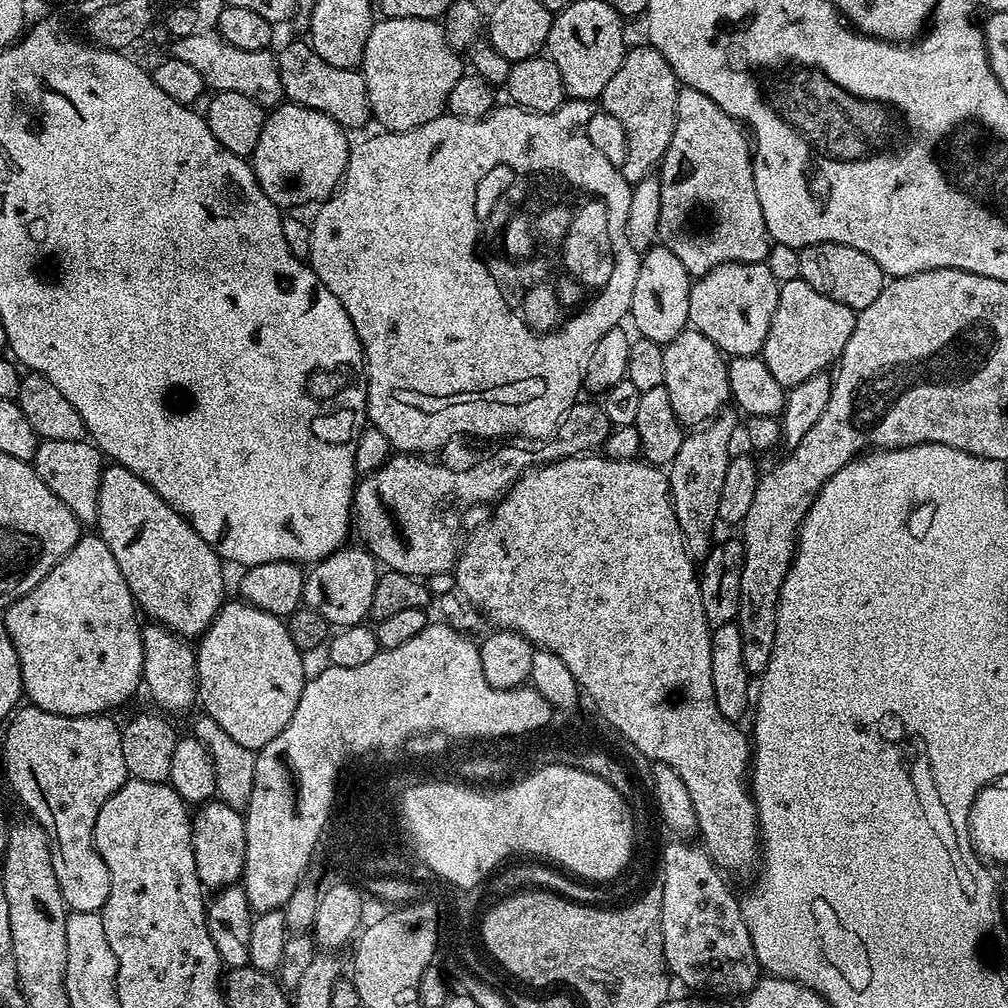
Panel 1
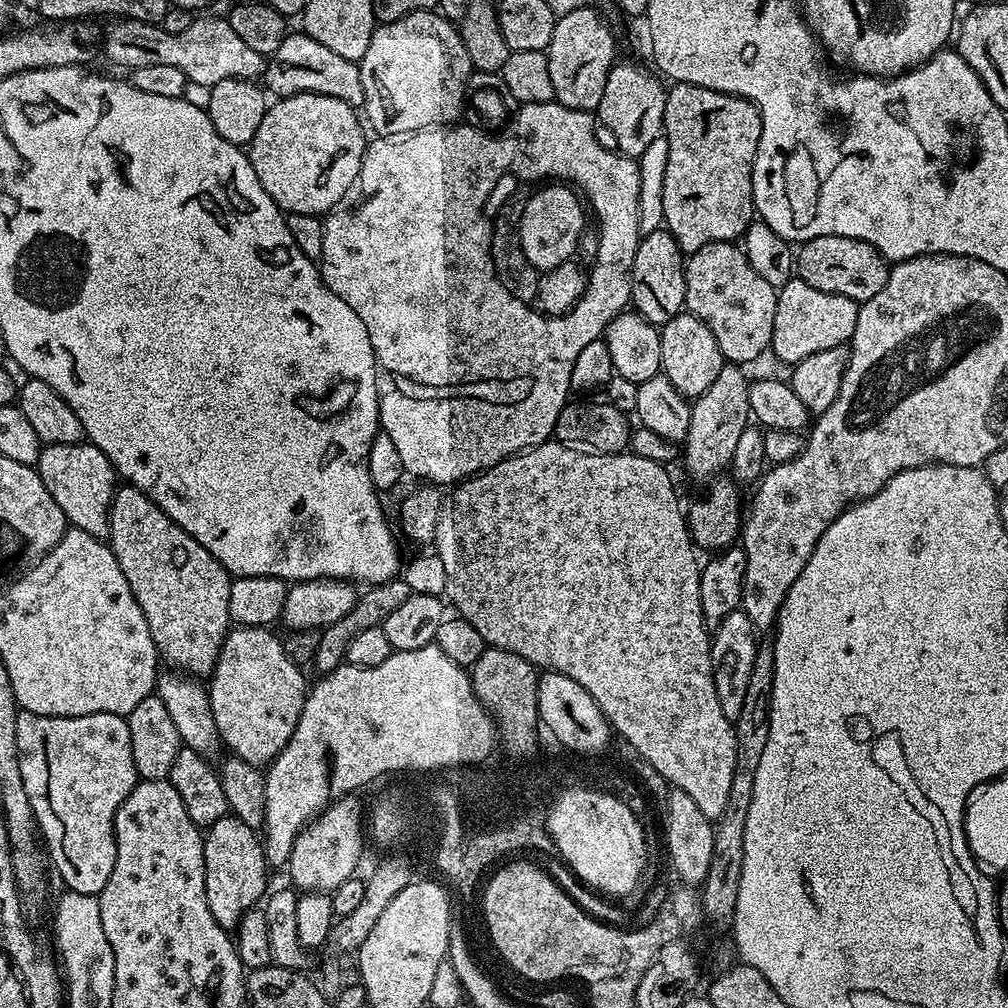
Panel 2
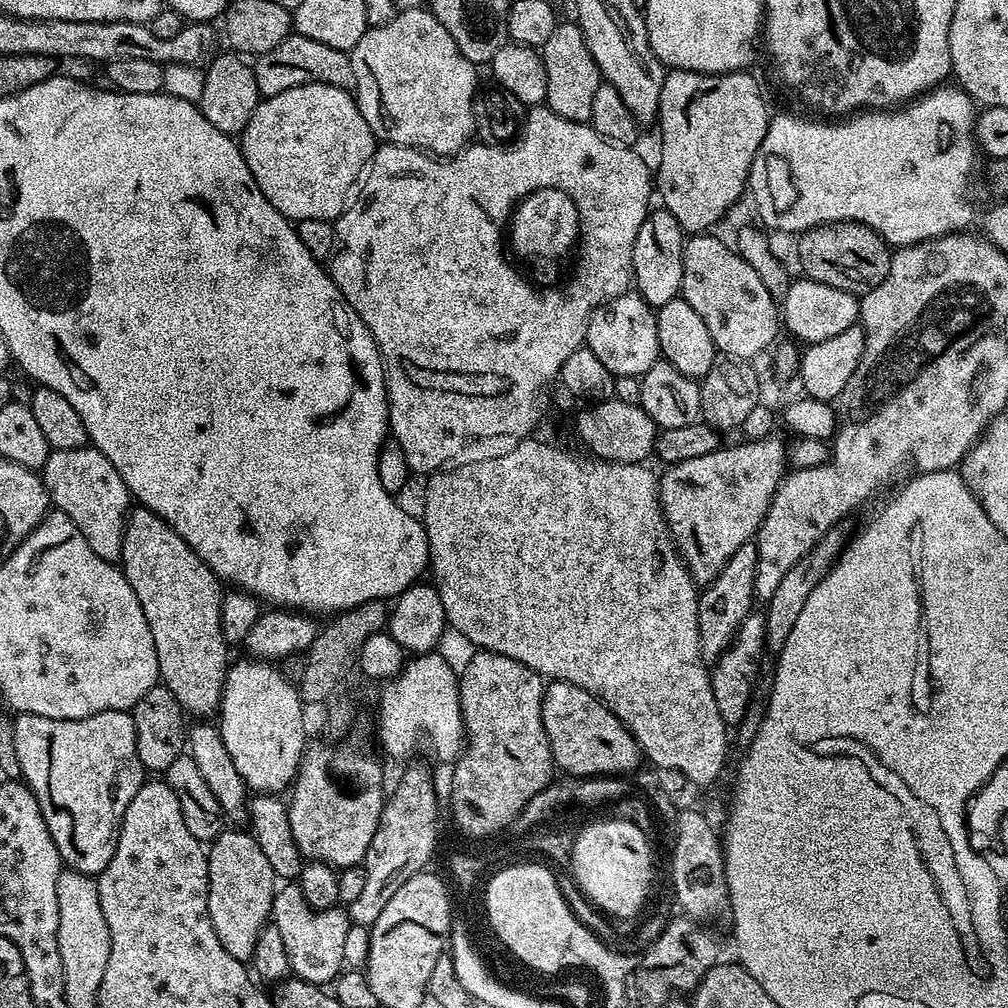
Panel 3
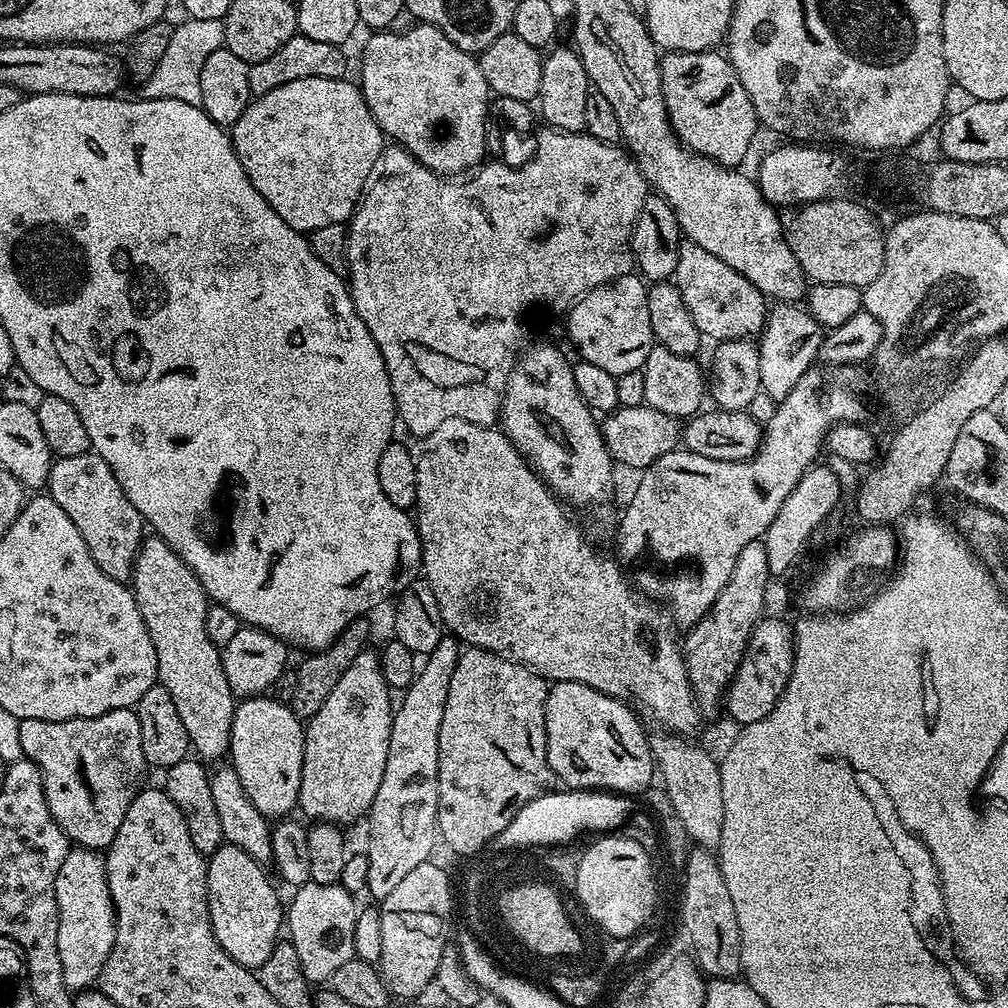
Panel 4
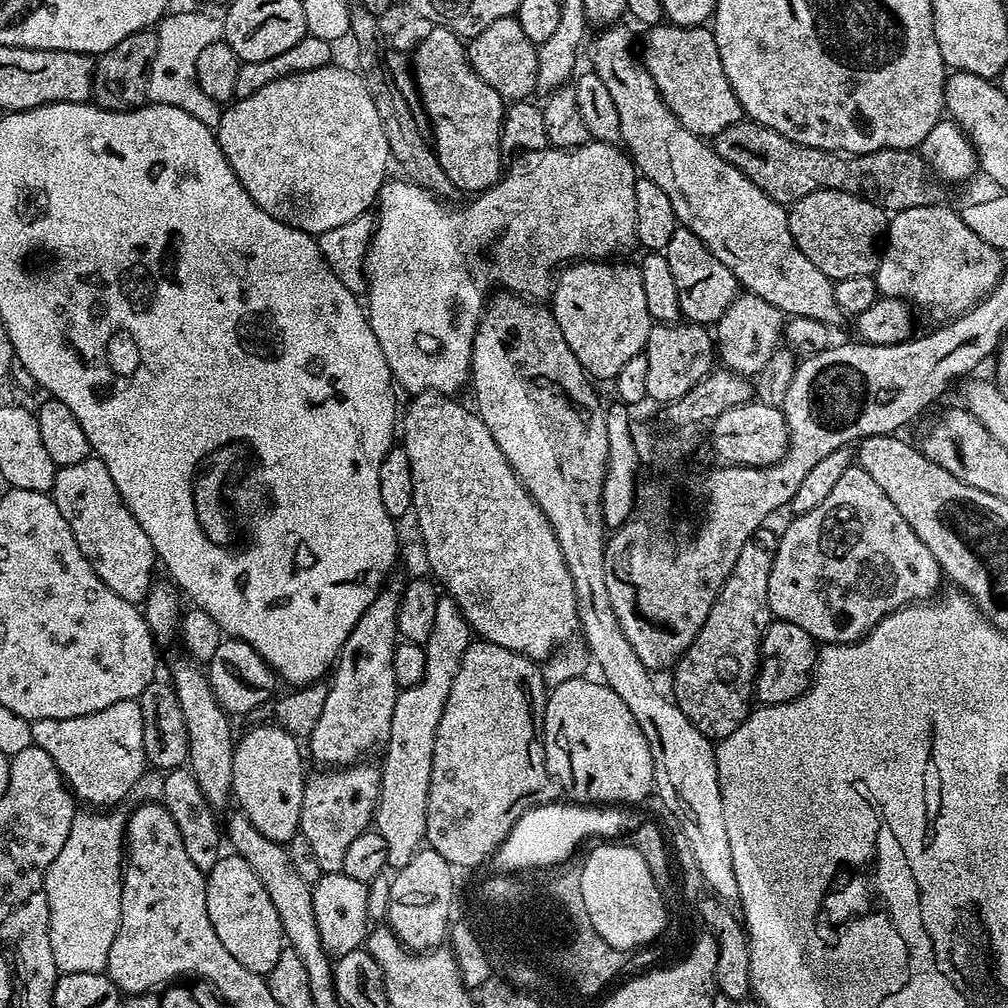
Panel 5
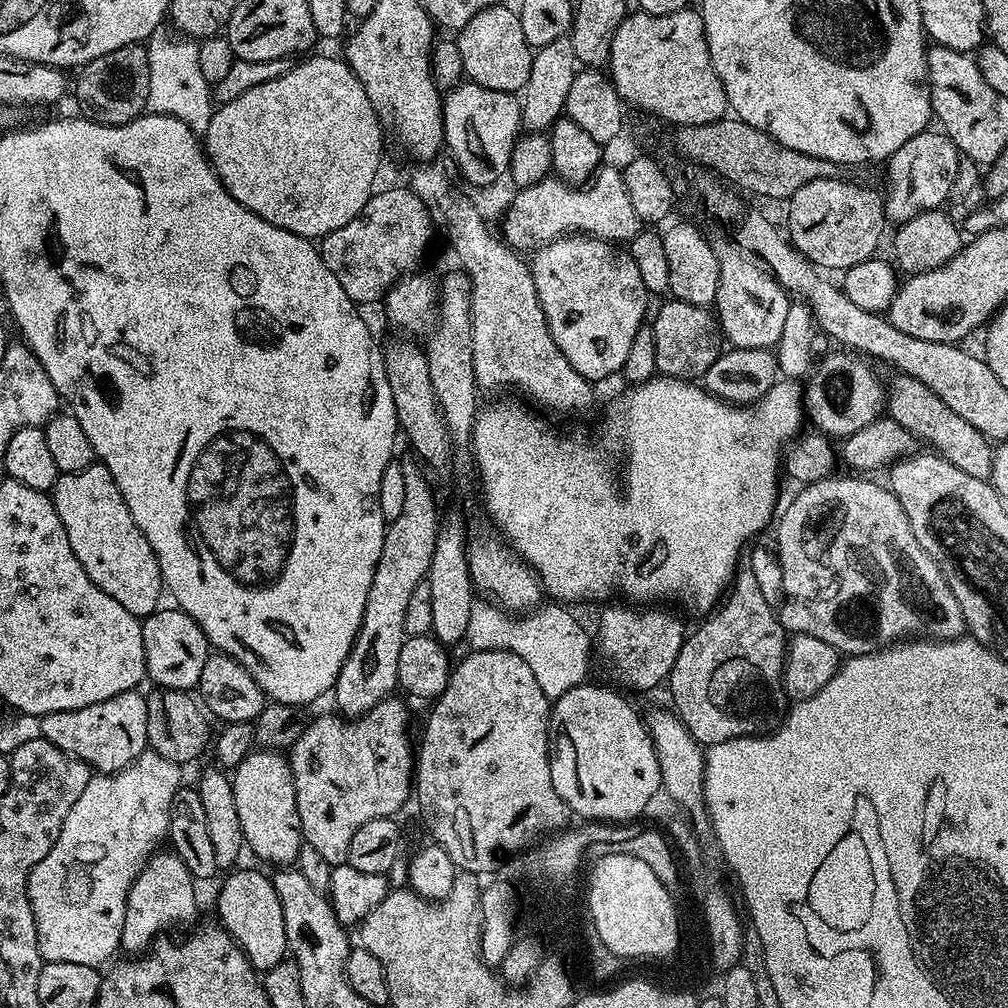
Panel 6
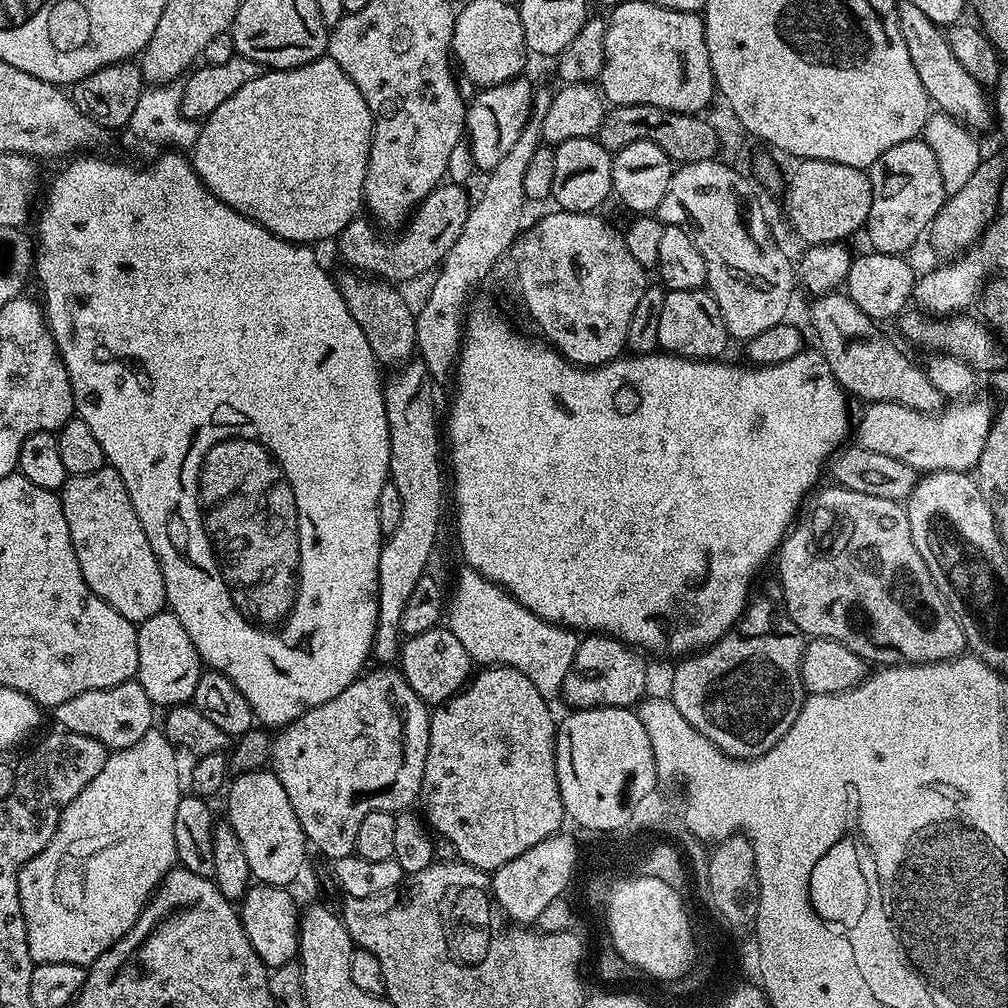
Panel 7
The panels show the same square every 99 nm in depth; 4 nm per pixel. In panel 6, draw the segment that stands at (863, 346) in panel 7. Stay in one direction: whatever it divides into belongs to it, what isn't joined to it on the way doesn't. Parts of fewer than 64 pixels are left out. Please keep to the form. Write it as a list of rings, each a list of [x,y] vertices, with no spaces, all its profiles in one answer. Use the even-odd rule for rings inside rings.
[[[896,374],[893,377],[892,384],[890,380],[890,399],[886,404],[887,415],[891,419],[897,420],[909,434],[916,437],[917,441],[924,443],[925,440],[929,444],[925,444],[929,449],[935,450],[945,460],[958,466],[958,470],[966,470],[966,474],[974,474],[974,478],[979,480],[988,480],[992,475],[992,453],[994,451],[988,437],[983,436],[978,430],[974,430],[974,426],[970,426],[970,422],[958,418],[958,414],[954,414],[954,410],[950,410],[950,406],[946,406],[946,402],[942,402],[942,398],[938,398],[938,394],[934,394],[934,390],[927,388],[915,376]]]

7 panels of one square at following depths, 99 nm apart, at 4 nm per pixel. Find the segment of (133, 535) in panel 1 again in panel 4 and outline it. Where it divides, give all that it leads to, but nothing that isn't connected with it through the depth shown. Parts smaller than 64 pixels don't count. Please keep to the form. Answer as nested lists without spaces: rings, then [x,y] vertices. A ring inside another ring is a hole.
[[[148,534],[140,542],[130,587],[138,602],[138,614],[142,614],[146,630],[150,630],[154,654],[158,654],[156,679],[174,698],[191,751],[204,762],[223,756],[225,759],[229,755],[228,743],[232,741],[238,697],[230,690],[230,682],[226,682],[220,649],[206,634],[210,601],[202,582],[161,536]]]

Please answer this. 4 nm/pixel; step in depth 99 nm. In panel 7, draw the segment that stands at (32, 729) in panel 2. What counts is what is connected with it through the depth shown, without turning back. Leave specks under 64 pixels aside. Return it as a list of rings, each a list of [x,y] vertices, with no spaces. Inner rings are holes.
[[[133,678],[118,686],[110,686],[102,690],[86,690],[86,694],[74,694],[74,698],[62,702],[54,709],[54,716],[65,732],[77,732],[83,736],[102,742],[109,750],[134,746],[142,734],[154,727],[152,720],[154,705],[146,698],[146,690],[142,690],[140,681]]]

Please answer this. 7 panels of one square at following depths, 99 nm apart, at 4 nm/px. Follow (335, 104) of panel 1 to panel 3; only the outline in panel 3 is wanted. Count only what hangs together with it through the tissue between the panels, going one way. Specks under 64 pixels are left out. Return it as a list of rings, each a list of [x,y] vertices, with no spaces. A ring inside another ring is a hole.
[[[289,34],[282,42],[278,42],[274,50],[266,50],[266,54],[255,57],[254,67],[261,97],[282,94],[282,90],[303,84],[325,84],[349,90],[356,87],[349,53],[334,50],[334,46],[322,46],[322,42],[314,42],[314,38],[295,34]]]

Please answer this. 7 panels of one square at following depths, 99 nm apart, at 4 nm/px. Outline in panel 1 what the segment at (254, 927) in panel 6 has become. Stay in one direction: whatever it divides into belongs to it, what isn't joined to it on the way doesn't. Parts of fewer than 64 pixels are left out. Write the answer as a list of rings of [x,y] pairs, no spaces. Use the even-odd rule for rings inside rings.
[[[218,798],[199,805],[192,816],[192,845],[198,878],[205,889],[219,890],[237,883],[246,862],[246,826],[241,809],[226,806]]]

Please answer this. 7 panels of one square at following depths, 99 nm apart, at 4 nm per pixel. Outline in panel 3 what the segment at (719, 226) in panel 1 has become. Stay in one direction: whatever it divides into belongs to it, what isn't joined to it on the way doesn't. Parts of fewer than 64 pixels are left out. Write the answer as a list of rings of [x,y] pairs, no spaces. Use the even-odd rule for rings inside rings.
[[[677,68],[665,71],[662,82],[662,94],[658,105],[658,125],[660,124],[660,165],[654,168],[654,188],[658,193],[659,203],[674,218],[678,218],[680,227],[688,234],[704,234],[712,228],[736,203],[740,200],[740,195],[745,195],[748,187],[748,175],[752,169],[754,158],[758,154],[758,146],[762,146],[762,138],[766,138],[768,133],[768,122],[770,111],[768,104],[764,101],[764,92],[760,89],[758,81],[752,77],[751,71],[723,72],[720,76],[714,74],[702,74],[701,72],[691,72],[690,70],[678,70]]]

